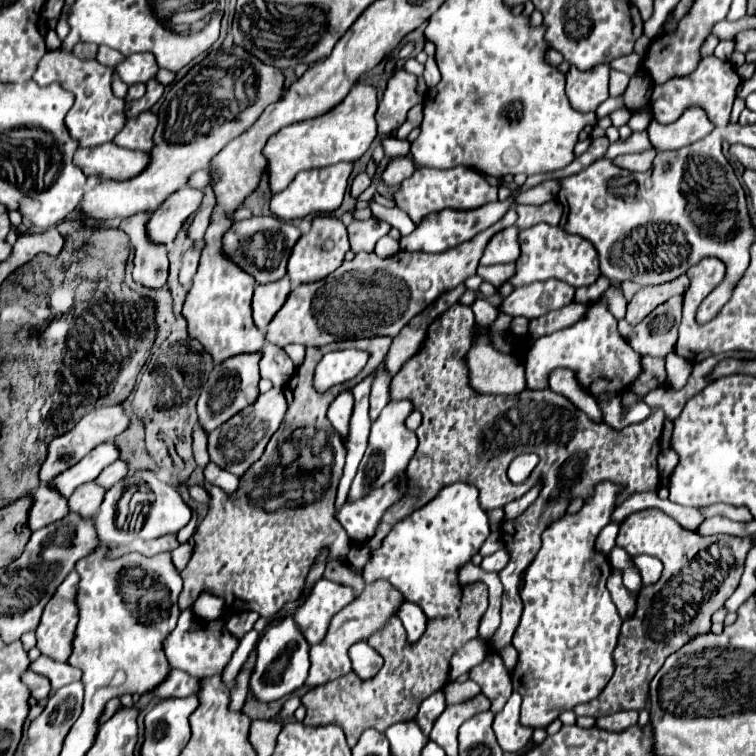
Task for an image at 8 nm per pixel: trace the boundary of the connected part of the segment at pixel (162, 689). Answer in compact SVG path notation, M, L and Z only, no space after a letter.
M170 670L170 676L166 676L166 680L162 680L162 684L158 684L158 688L154 688L154 696L158 698L184 698L190 694L198 692L198 678L188 676L182 670Z

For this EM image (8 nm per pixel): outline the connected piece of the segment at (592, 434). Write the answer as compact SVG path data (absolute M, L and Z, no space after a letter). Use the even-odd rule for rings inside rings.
M454 304L452 308L448 308L430 326L428 338L426 338L422 350L412 360L408 360L402 366L402 370L398 372L398 376L394 376L390 382L390 400L410 400L414 404L414 410L418 410L422 414L422 424L416 430L420 444L418 444L414 458L410 460L410 464L406 468L406 476L410 480L408 494L404 496L404 500L400 500L398 504L388 508L388 512L382 516L382 520L376 528L376 534L368 540L368 546L372 550L376 550L382 542L382 538L392 530L392 526L398 520L402 520L404 516L414 512L414 508L420 508L422 504L430 502L440 492L442 486L448 486L452 482L466 482L466 484L478 486L482 508L492 510L492 508L502 508L510 500L520 498L538 480L542 480L542 492L536 498L536 502L532 506L528 506L528 510L524 514L520 514L518 518L504 524L504 542L506 542L504 546L510 552L510 562L500 570L500 580L504 584L502 624L496 630L496 634L492 636L492 648L498 652L506 644L510 644L512 634L516 632L516 628L520 624L520 616L522 616L522 598L518 594L520 574L526 570L526 566L538 554L538 550L542 546L540 536L546 530L546 526L550 526L554 520L560 520L566 514L570 500L572 498L586 500L588 496L594 494L594 488L598 486L598 482L606 482L606 480L622 486L620 496L618 496L620 504L636 492L656 492L658 490L658 482L660 482L658 454L662 450L658 442L660 442L660 434L662 434L664 412L660 408L656 408L648 420L644 420L640 424L630 424L628 428L622 428L622 430L614 430L614 428L608 428L608 424L594 424L590 418L568 418L568 414L572 412L572 404L552 390L524 390L518 396L506 396L506 398L476 394L468 384L468 370L464 364L464 354L470 348L472 324L474 324L474 314L472 314L470 306ZM528 452L536 452L540 462L532 470L532 474L528 476L526 482L514 484L506 474L508 466L516 456L528 454Z

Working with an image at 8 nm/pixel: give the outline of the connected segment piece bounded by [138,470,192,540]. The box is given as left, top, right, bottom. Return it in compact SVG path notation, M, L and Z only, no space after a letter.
M148 470L148 486L154 494L154 502L138 536L142 540L152 540L170 532L176 534L180 528L188 524L192 516L188 504L182 500L180 492L172 484L158 480L158 476L150 470Z

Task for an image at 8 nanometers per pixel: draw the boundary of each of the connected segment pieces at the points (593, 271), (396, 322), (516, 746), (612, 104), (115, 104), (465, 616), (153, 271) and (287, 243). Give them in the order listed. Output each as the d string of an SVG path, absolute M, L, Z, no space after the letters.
M536 224L534 228L520 230L520 248L522 254L516 260L516 272L508 280L514 288L548 278L558 278L572 284L574 288L580 288L580 286L590 286L600 276L596 248L588 240L582 240L582 236L562 232L560 226Z
M508 210L502 220L498 220L496 224L492 224L490 228L486 228L484 232L480 232L478 236L474 236L468 242L462 242L446 252L440 254L422 254L422 252L398 252L394 256L388 258L378 258L376 254L368 254L368 252L358 252L354 256L354 260L344 262L338 270L334 270L330 276L312 282L312 284L302 284L296 286L286 304L276 312L274 320L268 326L266 332L266 340L270 344L276 344L280 348L288 346L288 344L302 344L302 346L324 346L330 342L338 342L338 340L352 340L352 338L370 338L370 336L398 336L398 332L408 324L408 320L412 320L418 312L422 312L422 308L428 308L430 304L434 304L434 300L438 300L438 296L442 296L442 292L448 292L450 288L462 284L466 278L476 274L478 262L482 258L484 246L488 244L488 240L504 230L506 226L512 226L516 222L516 210Z
M514 692L506 702L506 708L494 718L494 734L504 752L520 752L532 740L534 728L526 728L520 722L520 704L522 696Z
M622 96L619 97L609 97L605 100L596 110L596 115L598 121L602 119L604 116L610 115L614 110L622 108Z
M46 52L38 64L34 80L40 86L48 86L52 82L62 84L68 92L74 94L74 106L66 116L66 128L74 140L82 148L96 148L98 144L112 142L112 138L124 128L126 114L124 114L124 100L112 94L112 70L102 66L96 60L80 60L70 52Z
M484 582L466 584L462 586L462 604L458 612L448 618L430 618L426 622L426 632L414 644L406 640L402 622L396 616L390 618L382 632L374 632L374 636L370 636L370 644L384 656L382 670L370 680L362 680L354 672L348 672L338 680L308 690L302 696L302 704L306 706L304 724L338 724L342 726L348 738L348 746L352 748L366 728L386 732L396 722L414 720L420 702L434 692L444 690L444 686L450 682L450 656L454 656L454 652L466 640L478 636L480 620L486 608L488 586Z
M138 214L138 216L126 218L126 224L122 228L130 236L136 248L134 270L132 270L134 282L150 290L160 290L166 286L166 280L168 280L166 246L158 246L148 240L146 220L148 220L148 214Z
M254 216L242 222L234 222L226 234L222 236L222 250L226 258L230 258L238 268L256 278L256 282L266 284L280 280L286 274L286 262L290 258L290 250L300 238L300 230L290 222L282 222L274 216Z

